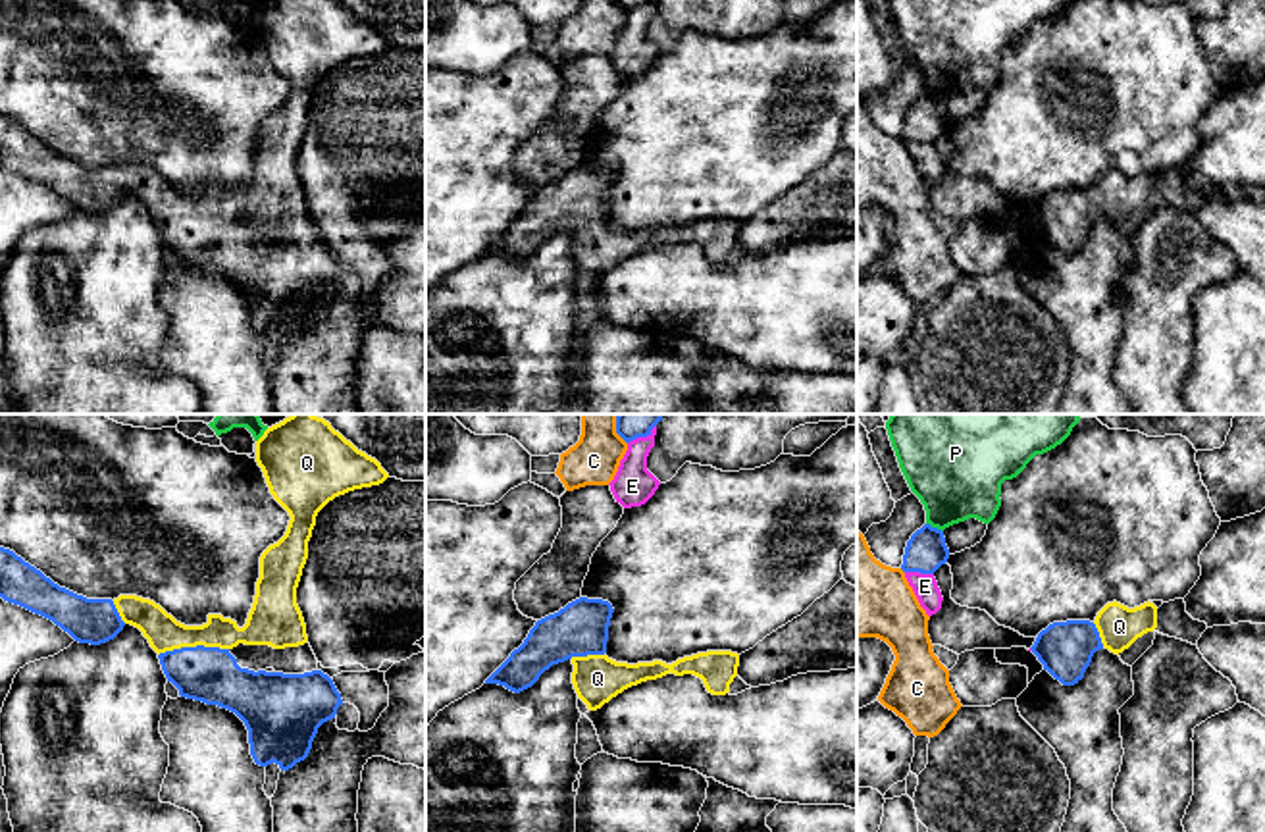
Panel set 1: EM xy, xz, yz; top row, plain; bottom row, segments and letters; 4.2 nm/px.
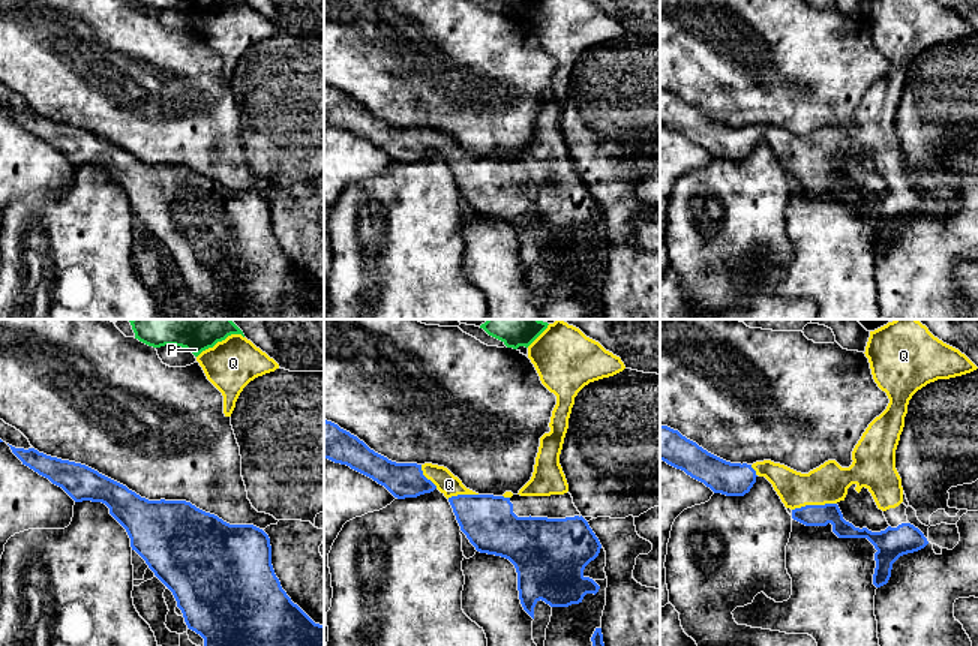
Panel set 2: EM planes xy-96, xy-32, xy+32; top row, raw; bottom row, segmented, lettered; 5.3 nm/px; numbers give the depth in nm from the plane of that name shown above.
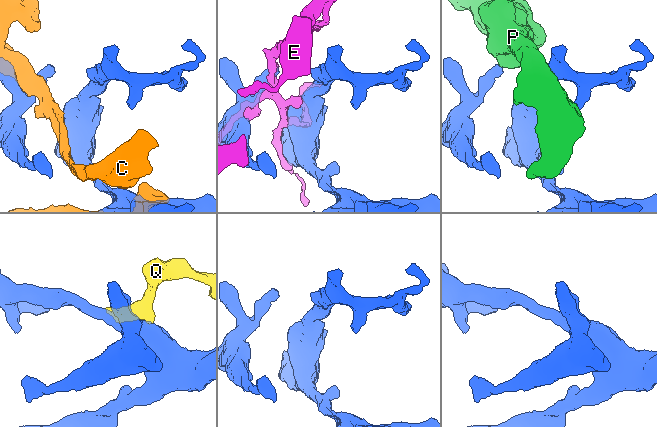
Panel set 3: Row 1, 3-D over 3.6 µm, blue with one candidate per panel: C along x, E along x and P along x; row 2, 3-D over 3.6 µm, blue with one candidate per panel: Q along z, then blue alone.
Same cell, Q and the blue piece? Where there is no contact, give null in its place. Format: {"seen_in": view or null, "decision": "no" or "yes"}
{"seen_in": "xy", "decision": "yes"}

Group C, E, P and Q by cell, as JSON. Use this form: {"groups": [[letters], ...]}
{"groups": [["C"], ["E"], ["P"], ["Q"]]}

